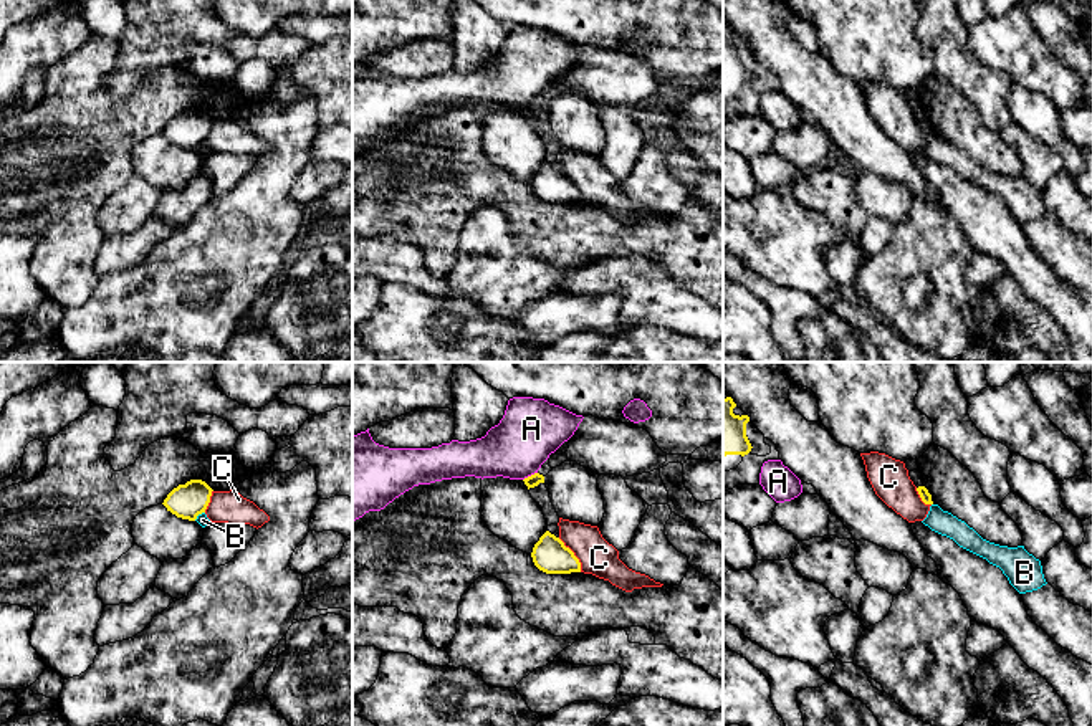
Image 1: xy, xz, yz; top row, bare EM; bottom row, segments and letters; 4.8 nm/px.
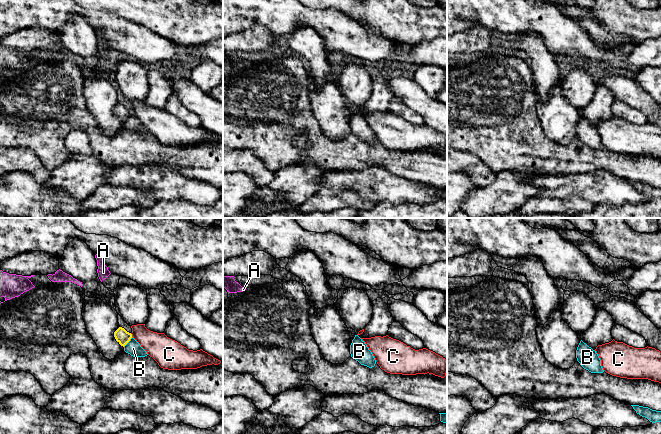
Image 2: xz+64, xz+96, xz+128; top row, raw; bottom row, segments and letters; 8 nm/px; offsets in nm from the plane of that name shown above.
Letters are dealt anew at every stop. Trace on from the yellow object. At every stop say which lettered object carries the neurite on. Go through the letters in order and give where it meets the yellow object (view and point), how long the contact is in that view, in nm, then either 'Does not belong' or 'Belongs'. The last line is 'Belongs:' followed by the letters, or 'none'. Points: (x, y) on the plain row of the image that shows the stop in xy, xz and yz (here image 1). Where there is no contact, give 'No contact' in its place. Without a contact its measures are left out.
A: Touches yellow at xz (531, 105). Shared border 80 nm. Does not belong
B: Touches yellow at xy (199, 143). Shared border 70 nm. Does not belong
C: Touches yellow at xz (573, 184). Shared border 200 nm. Does not belong
Belongs: none

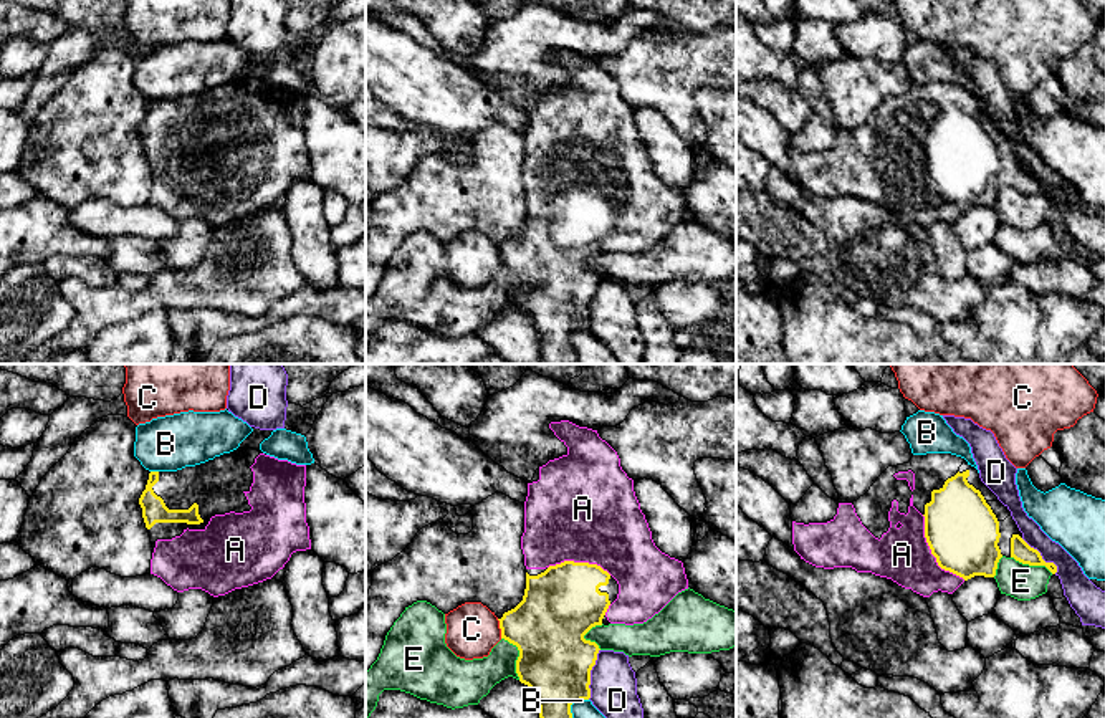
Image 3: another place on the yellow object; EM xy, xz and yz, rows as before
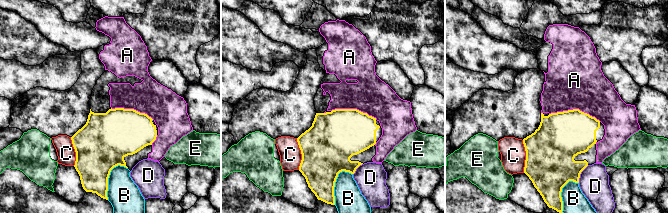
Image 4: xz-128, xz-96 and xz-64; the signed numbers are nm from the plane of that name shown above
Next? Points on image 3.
A: Touches yellow at yz (932, 182). Shared border 380 nm. Belongs
B: Touches yellow at xz (569, 341). Shared border 190 nm. Does not belong
C: Touches yellow at xz (502, 258). Shared border 100 nm. Does not belong
D: Touches yellow at xz (589, 303). Shared border 260 nm. Does not belong
E: Touches yellow at xz (520, 285). Shared border 220 nm. Does not belong
Belongs: A

